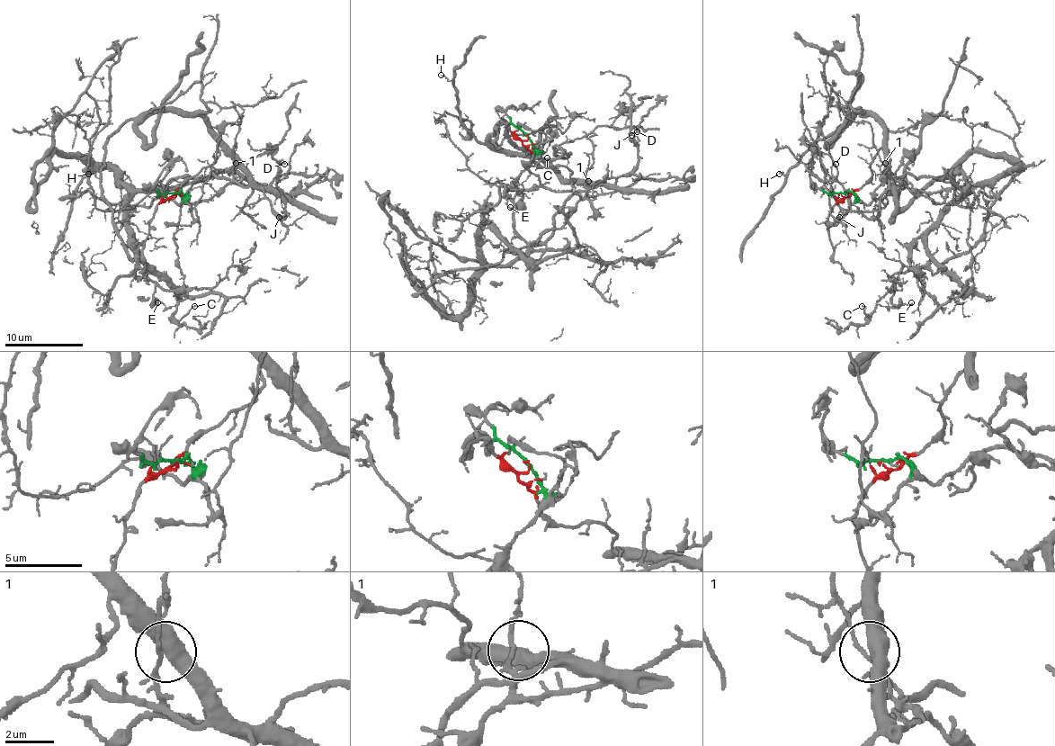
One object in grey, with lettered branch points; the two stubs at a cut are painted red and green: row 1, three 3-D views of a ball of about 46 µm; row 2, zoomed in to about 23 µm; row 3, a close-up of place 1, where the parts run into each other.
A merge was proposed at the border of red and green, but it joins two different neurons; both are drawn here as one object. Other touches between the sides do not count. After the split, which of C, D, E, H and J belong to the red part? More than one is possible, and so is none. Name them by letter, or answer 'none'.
D, H, J

